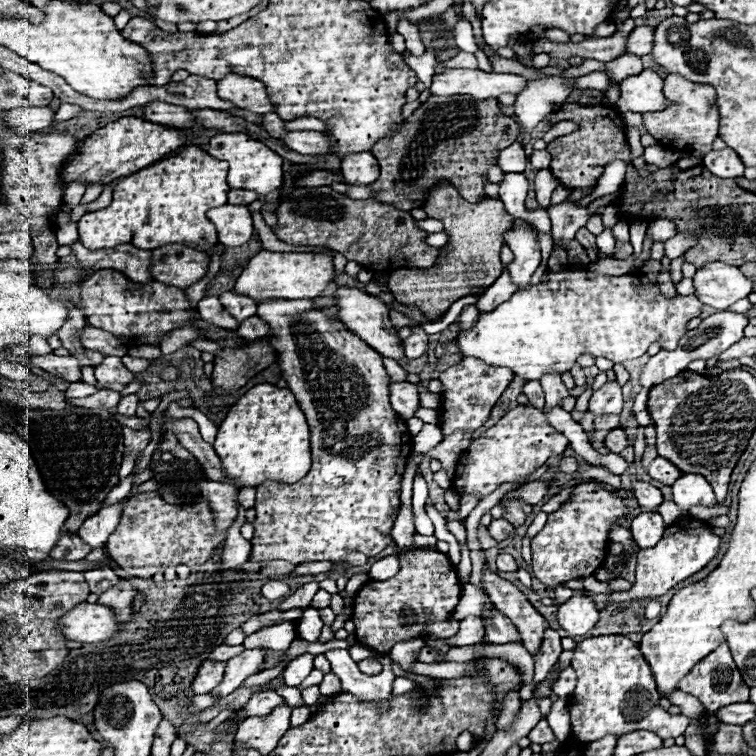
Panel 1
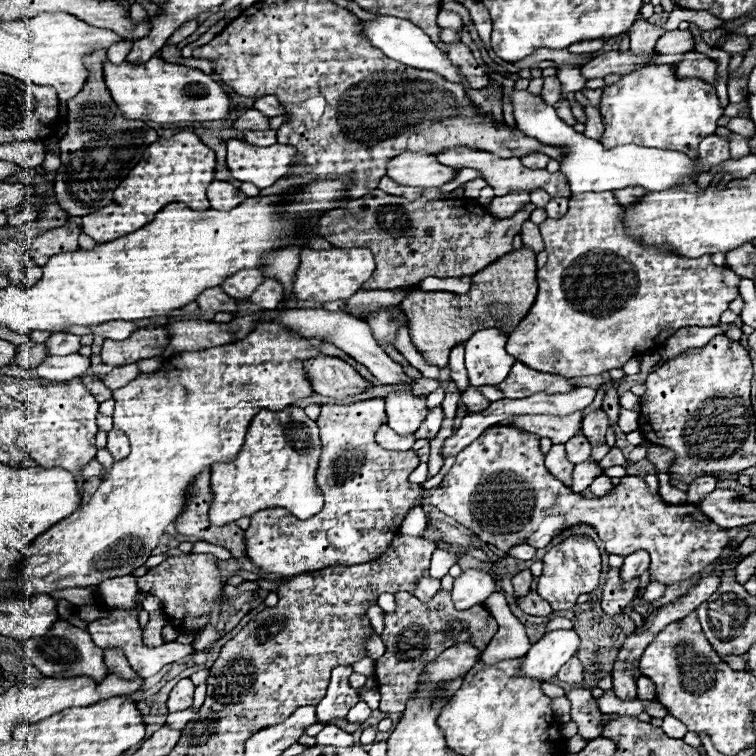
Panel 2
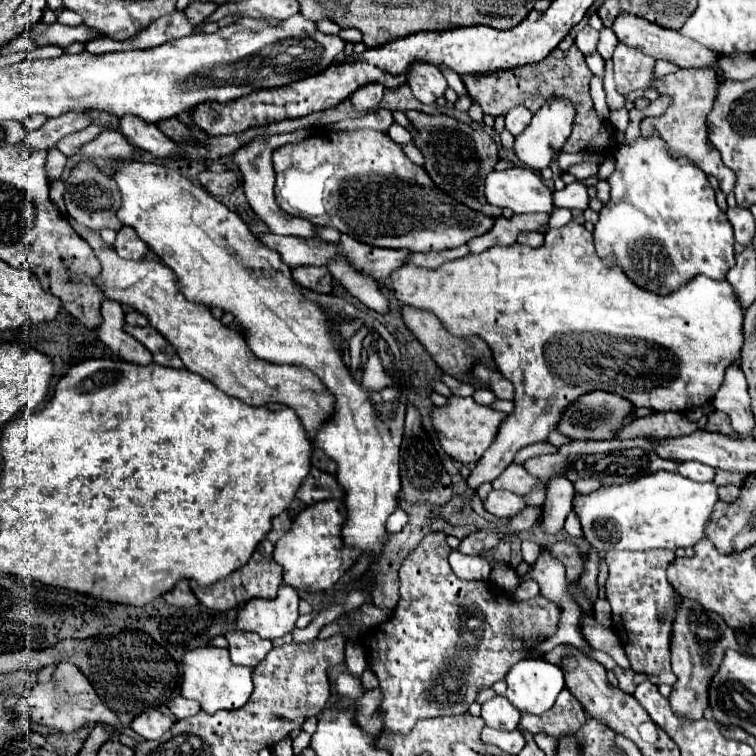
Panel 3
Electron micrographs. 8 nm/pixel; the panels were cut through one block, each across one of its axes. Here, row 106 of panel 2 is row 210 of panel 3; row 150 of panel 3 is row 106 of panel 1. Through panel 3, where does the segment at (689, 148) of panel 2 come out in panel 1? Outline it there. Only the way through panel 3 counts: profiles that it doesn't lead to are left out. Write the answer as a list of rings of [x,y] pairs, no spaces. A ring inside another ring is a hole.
[[[646,70],[642,76],[628,76],[620,82],[620,98],[616,102],[616,108],[620,112],[660,112],[670,104],[666,100],[664,92],[664,80],[654,72]]]

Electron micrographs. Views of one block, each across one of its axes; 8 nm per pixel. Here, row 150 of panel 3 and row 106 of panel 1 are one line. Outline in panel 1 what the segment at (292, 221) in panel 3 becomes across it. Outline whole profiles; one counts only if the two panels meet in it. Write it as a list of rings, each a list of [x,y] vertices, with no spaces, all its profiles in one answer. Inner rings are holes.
[[[226,76],[218,82],[218,96],[222,100],[232,102],[236,108],[250,110],[256,114],[272,112],[274,106],[266,96],[266,88],[258,80],[250,80],[248,76]]]

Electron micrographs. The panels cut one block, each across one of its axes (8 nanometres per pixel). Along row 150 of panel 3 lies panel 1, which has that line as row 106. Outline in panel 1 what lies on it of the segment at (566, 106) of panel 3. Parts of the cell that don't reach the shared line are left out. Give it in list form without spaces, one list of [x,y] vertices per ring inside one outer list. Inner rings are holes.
[[[548,76],[544,80],[530,80],[530,84],[516,96],[514,112],[524,126],[524,138],[530,138],[532,128],[542,122],[548,114],[556,112],[572,92],[570,78]]]

